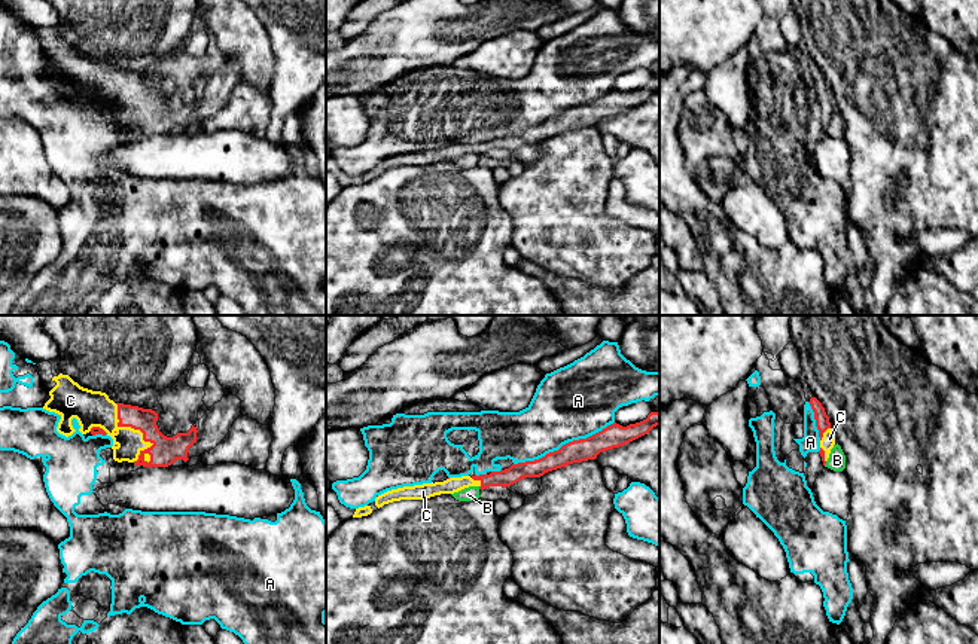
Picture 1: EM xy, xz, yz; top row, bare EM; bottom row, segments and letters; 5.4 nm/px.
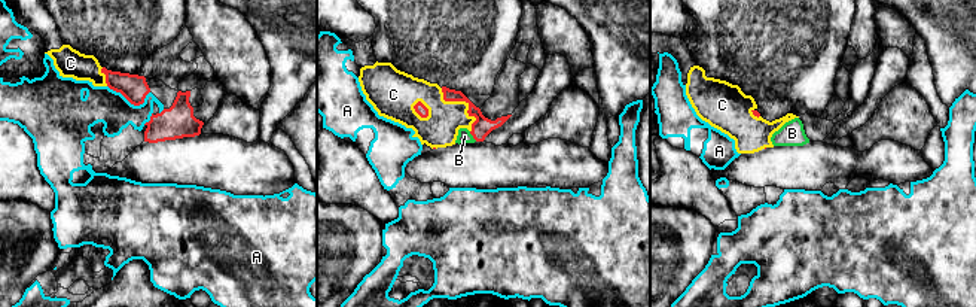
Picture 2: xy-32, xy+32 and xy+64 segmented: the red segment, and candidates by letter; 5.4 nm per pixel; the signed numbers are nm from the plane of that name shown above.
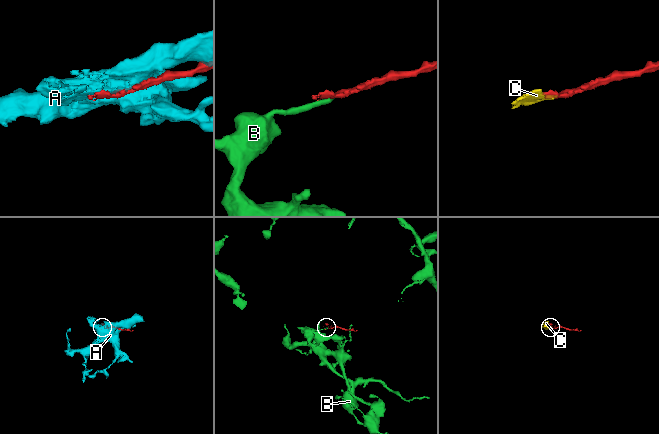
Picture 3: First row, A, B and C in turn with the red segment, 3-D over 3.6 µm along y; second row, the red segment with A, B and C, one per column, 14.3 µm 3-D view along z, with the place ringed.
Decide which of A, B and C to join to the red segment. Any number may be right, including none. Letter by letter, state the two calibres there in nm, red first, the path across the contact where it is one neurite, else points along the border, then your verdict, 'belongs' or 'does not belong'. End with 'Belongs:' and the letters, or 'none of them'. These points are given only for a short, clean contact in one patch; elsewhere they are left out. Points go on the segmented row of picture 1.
A: 120 nm thick on the red side, 400 nm on the other; does not belong
B: 30 nm thick on the red side, 100 nm on the other; does not belong
C: 150 nm thick on the red side, 190 nm on the other; belongs
Belongs: C

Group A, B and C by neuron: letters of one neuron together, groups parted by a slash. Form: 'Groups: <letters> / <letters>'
Groups: A / B / C

